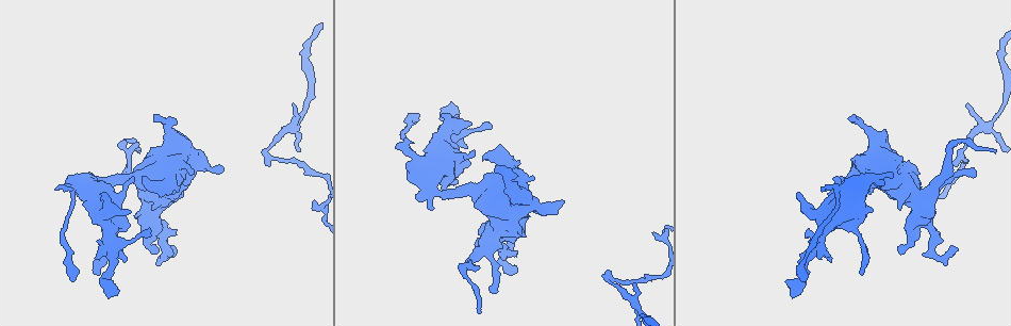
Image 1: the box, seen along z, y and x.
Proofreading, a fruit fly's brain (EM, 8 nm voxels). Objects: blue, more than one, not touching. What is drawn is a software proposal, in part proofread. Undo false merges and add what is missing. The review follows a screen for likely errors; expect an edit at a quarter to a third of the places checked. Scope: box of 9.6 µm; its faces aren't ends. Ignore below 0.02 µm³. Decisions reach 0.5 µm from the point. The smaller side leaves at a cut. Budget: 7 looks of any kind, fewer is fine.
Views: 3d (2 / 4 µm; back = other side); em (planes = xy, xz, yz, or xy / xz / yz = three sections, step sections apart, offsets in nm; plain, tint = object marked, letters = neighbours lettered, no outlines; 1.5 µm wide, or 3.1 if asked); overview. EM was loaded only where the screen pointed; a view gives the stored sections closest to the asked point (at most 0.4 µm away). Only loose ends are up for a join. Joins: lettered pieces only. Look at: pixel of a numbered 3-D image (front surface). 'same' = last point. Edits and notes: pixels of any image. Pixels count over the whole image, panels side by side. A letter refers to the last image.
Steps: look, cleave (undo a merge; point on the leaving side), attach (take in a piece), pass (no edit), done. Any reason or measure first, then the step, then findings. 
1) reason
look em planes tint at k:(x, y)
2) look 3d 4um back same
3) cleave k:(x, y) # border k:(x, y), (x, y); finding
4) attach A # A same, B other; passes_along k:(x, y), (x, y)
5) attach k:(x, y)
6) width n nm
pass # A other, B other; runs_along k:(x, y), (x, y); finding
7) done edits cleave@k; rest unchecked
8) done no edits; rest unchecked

thin end
look em 3.1um planes letters at 1:(654, 235)

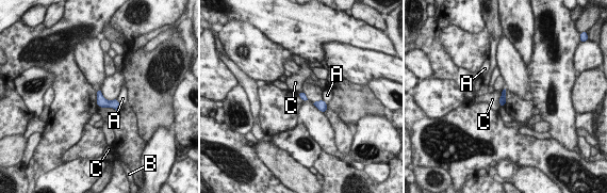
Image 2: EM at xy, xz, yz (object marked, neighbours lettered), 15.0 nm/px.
pass # A other, B other, C other; border 2:(502, 91), (498, 99), (501, 107); none of them fits

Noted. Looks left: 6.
look 3d 4um at 1:(861, 274)

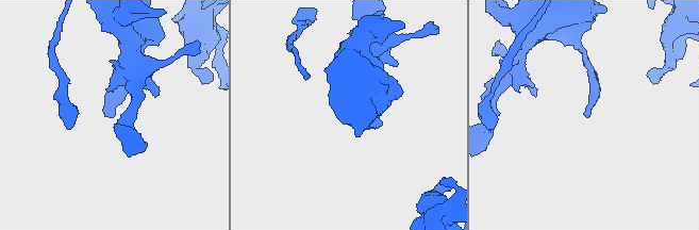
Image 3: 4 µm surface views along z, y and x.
shape alone is not enough
look em planes plain at 3:(104, 114)

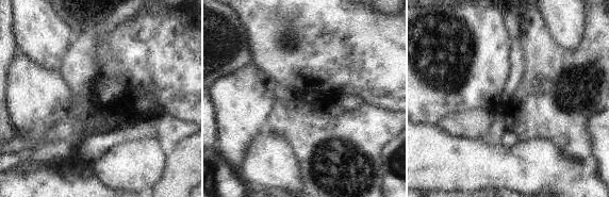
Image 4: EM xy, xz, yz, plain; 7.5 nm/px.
what lies round it
look em planes letters same

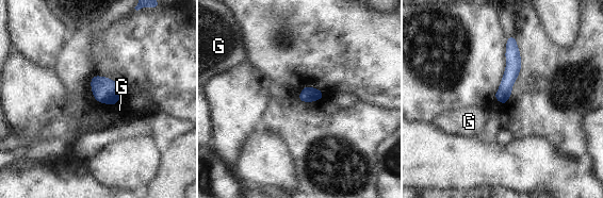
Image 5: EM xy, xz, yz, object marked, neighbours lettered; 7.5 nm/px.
pass # G other; runs_along 5:(512, 38), (511, 72), (503, 100); no lettered piece goes on from it

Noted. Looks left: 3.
branch stops here
look em planes letters at 1:(415, 117)

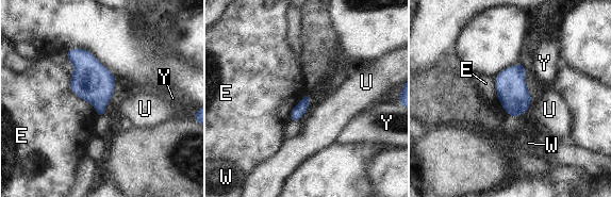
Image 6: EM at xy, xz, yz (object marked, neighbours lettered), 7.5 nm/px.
width 220 nm
pass # E other, U other, W other, Y other; border 6:(69, 77), (69, 87), (101, 118); no lettered piece goes on from it

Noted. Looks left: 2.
done no edits; rest unchecked

